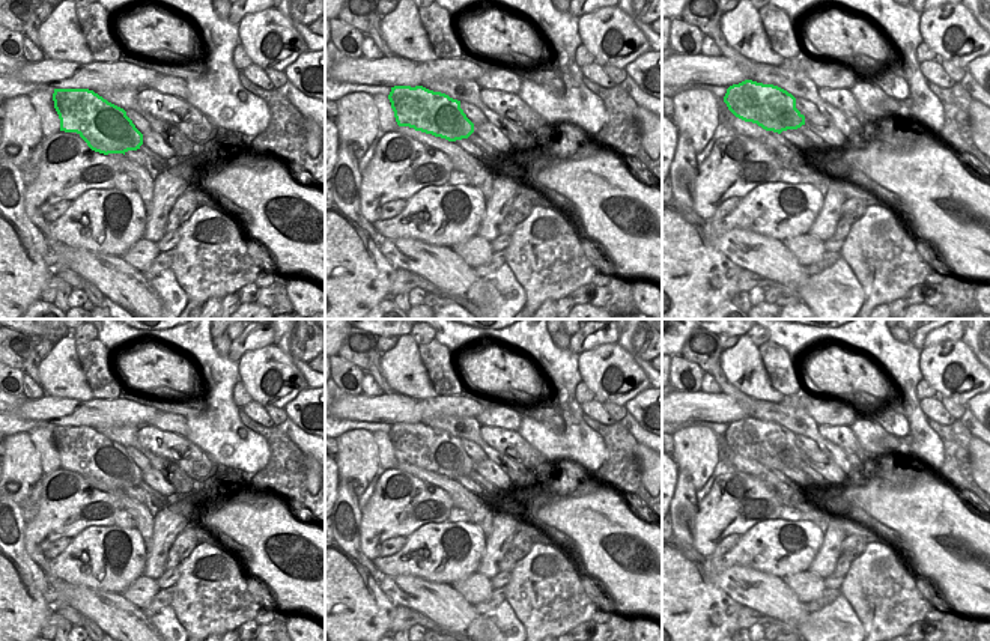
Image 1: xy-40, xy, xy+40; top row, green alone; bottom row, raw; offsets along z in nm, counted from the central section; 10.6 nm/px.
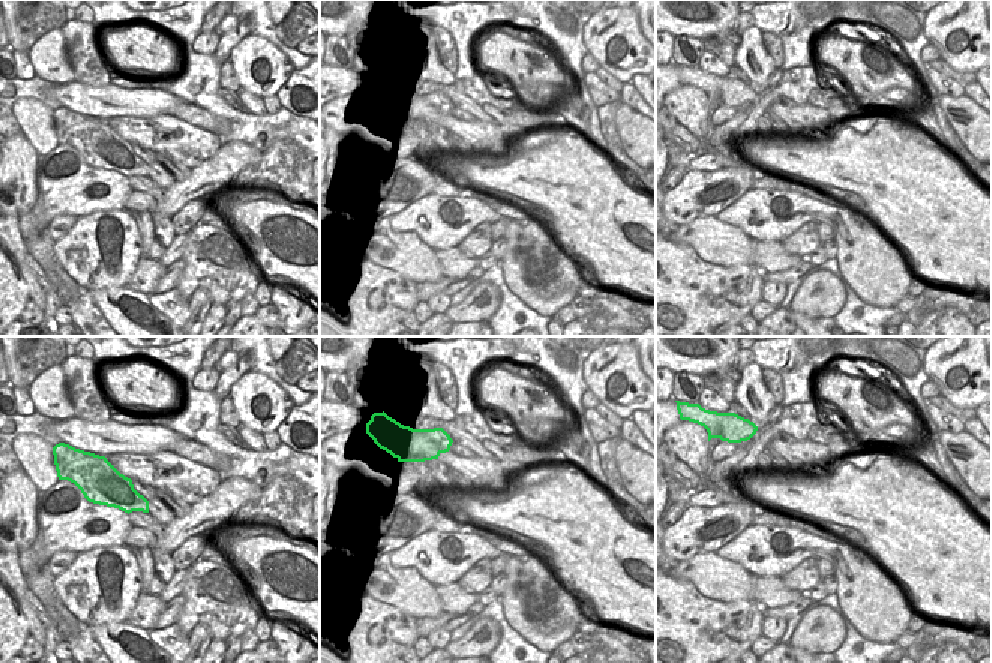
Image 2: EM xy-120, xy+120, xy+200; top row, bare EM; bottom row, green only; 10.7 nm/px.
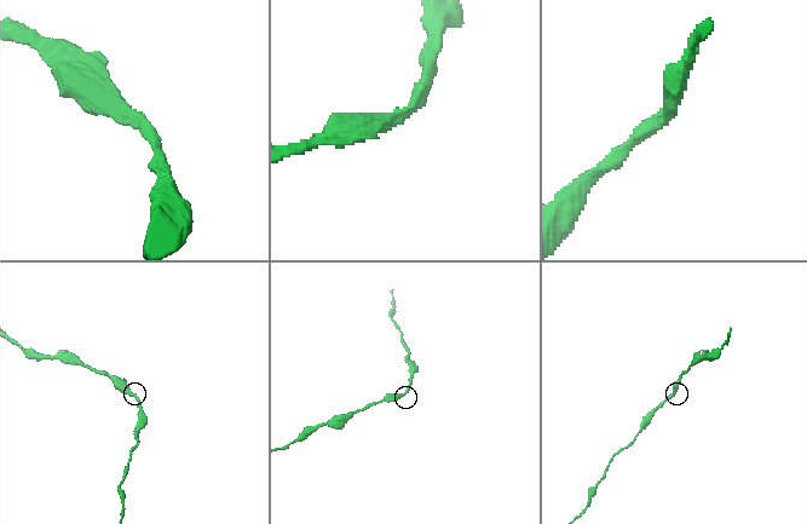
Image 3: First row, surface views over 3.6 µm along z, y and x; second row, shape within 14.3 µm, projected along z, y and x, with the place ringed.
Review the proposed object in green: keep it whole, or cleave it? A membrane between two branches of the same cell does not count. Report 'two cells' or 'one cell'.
two cells

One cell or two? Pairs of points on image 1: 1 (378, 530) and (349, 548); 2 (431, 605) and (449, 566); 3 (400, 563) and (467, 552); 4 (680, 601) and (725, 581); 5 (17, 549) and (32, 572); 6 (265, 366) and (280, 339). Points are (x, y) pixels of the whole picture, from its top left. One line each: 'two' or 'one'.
1: two
2: two
3: one
4: two
5: one
6: two

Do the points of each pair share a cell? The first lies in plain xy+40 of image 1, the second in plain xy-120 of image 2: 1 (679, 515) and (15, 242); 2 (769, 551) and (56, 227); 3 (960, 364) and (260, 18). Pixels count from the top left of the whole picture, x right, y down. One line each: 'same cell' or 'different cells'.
1: same cell
2: different cells
3: different cells

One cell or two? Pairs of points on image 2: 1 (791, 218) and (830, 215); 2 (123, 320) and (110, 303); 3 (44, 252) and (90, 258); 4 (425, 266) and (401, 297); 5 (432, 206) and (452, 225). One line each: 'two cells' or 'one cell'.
1: two cells
2: one cell
3: two cells
4: two cells
5: one cell

